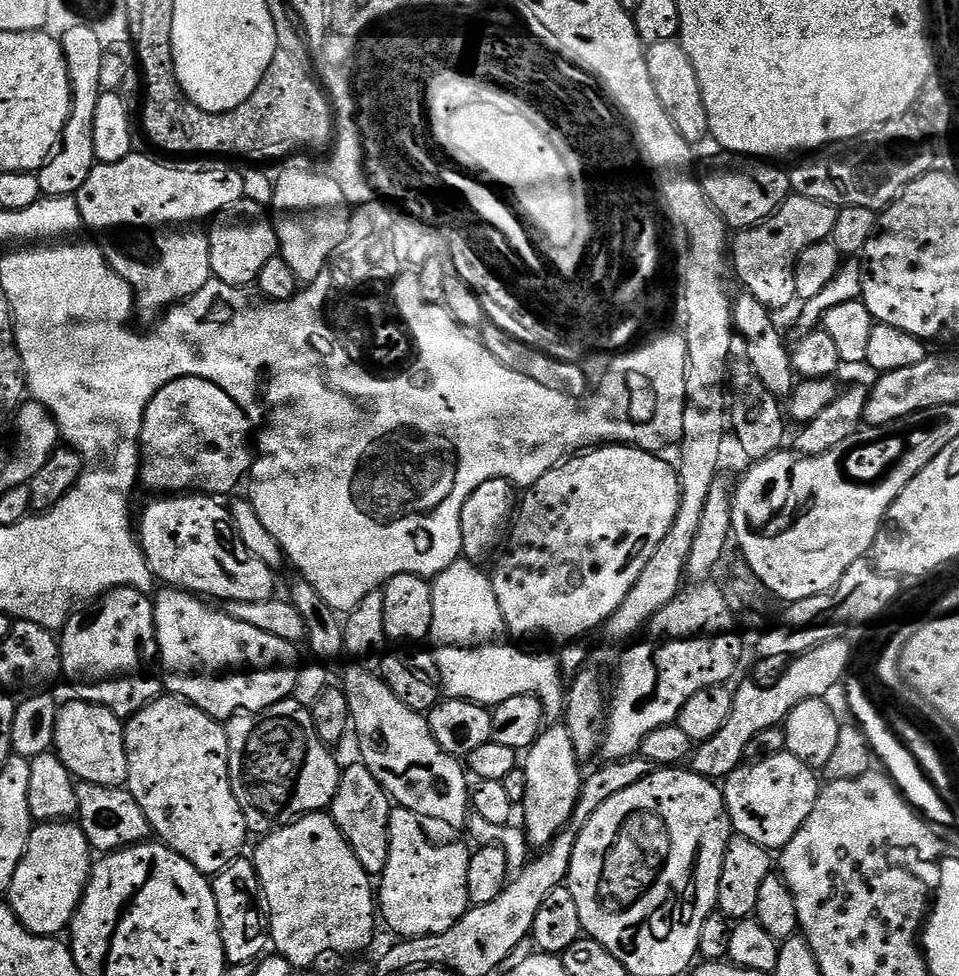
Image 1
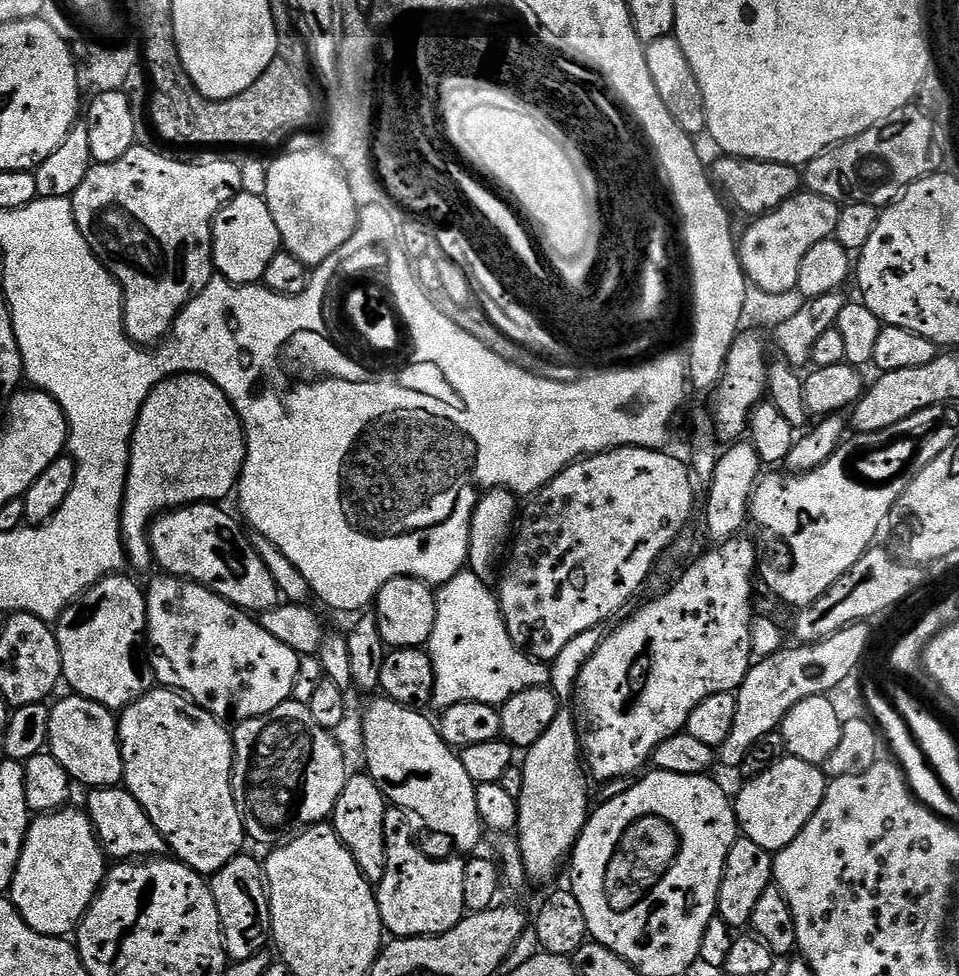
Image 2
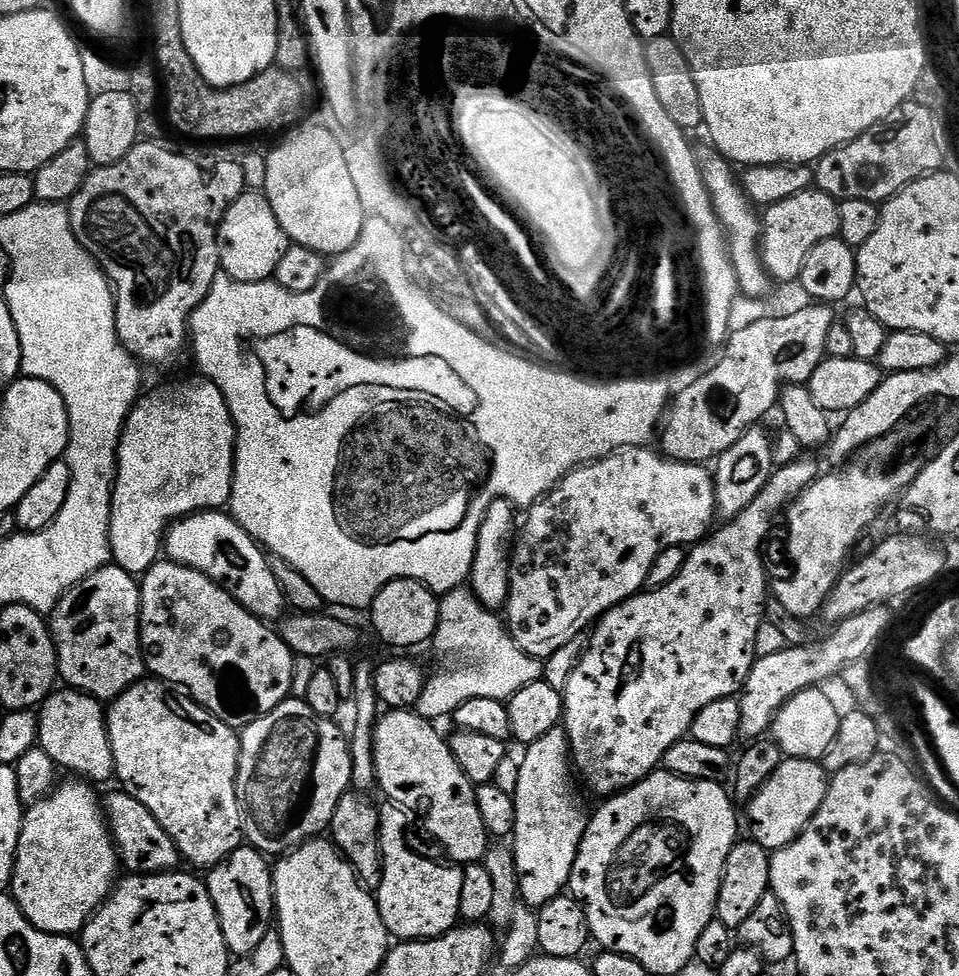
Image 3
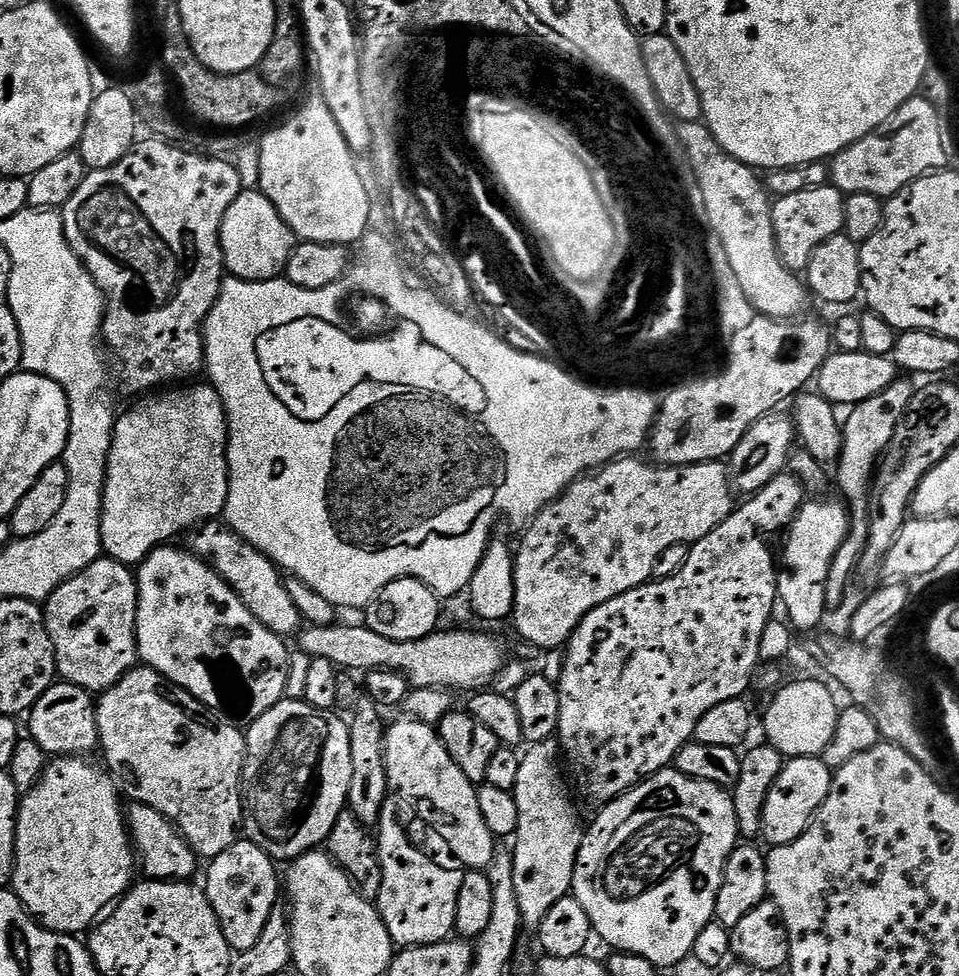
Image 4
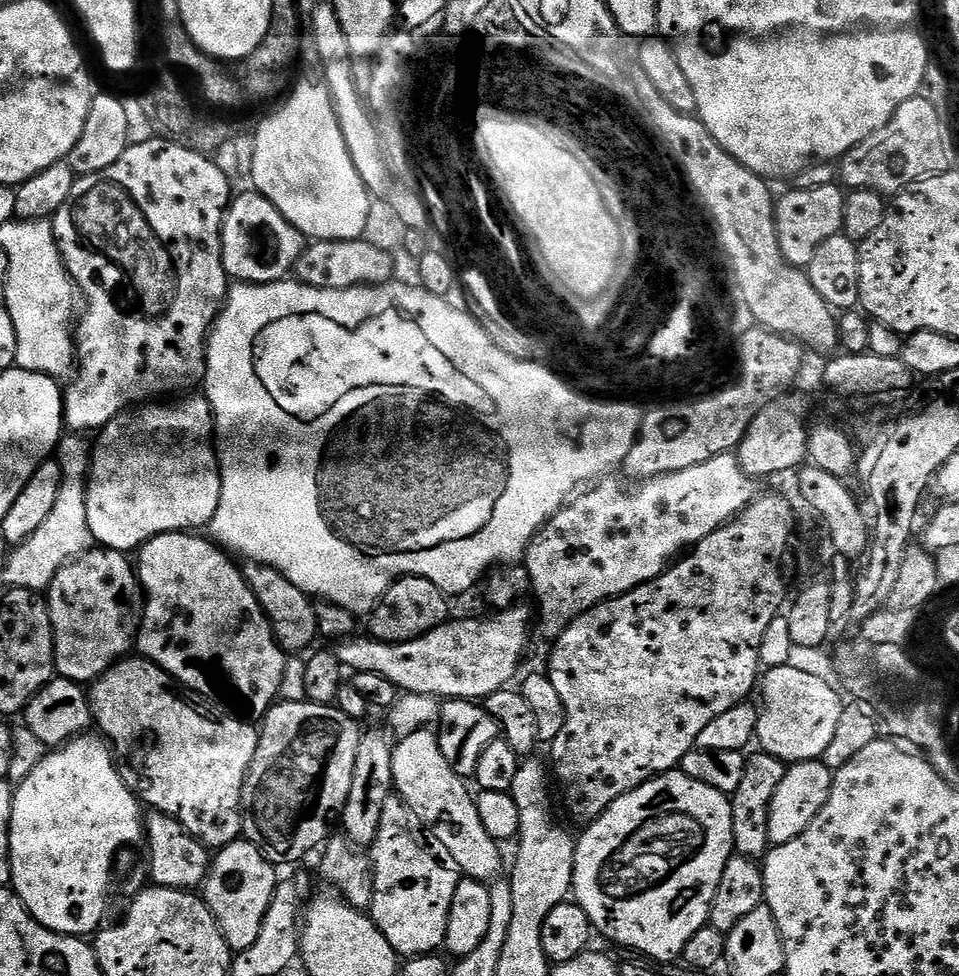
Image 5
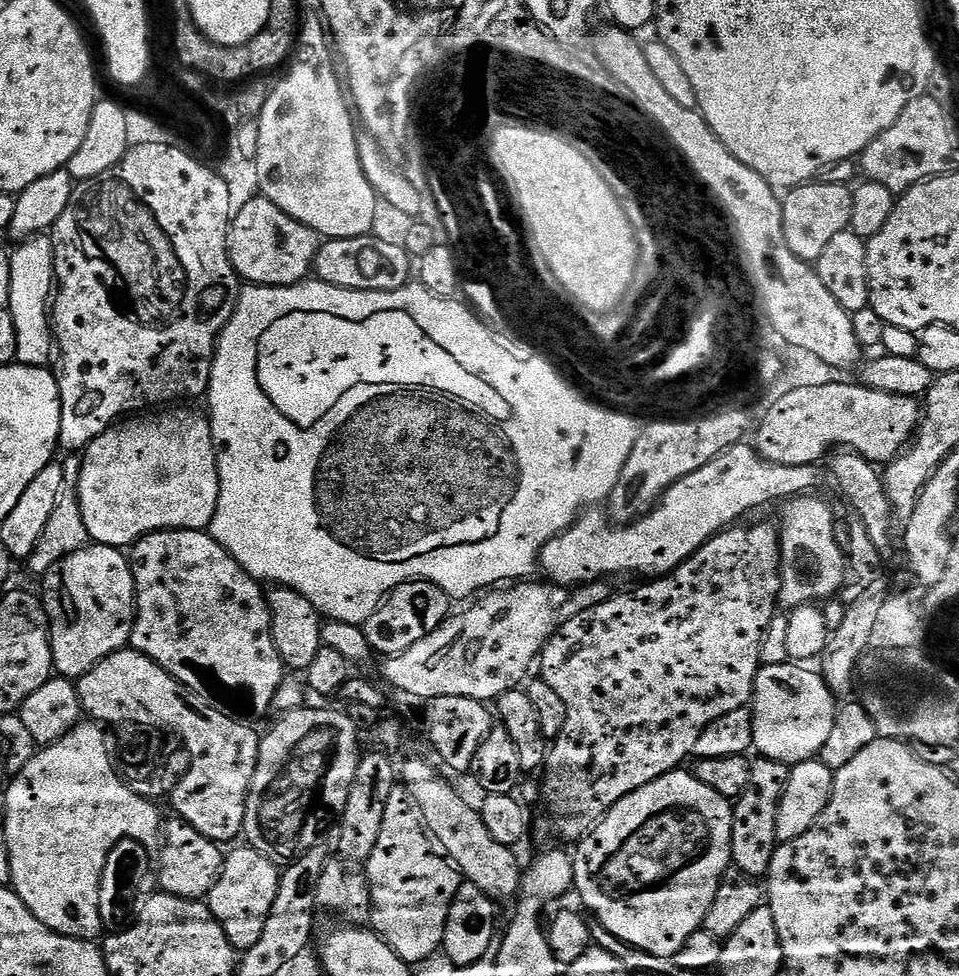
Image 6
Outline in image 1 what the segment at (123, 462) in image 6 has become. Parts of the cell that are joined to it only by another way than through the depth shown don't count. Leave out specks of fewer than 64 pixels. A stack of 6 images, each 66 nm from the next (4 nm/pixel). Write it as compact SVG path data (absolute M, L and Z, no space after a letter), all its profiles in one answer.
M183 376L158 390L146 406L140 435L140 479L152 494L203 494L224 498L227 492L245 483L254 463L254 425L248 416L206 376Z

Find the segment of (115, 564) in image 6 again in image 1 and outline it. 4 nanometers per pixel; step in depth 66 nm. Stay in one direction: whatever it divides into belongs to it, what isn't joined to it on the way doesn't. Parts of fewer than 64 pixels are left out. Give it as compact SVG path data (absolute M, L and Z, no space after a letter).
M113 588L111 592L105 592L103 596L91 601L87 606L73 611L64 624L62 631L58 636L60 646L60 667L62 669L63 679L68 679L76 687L75 695L82 700L89 700L92 704L103 704L109 708L116 716L127 718L142 710L151 700L156 700L162 694L162 680L158 675L157 660L158 649L156 647L156 623L154 622L153 601L149 593L140 592L137 588Z

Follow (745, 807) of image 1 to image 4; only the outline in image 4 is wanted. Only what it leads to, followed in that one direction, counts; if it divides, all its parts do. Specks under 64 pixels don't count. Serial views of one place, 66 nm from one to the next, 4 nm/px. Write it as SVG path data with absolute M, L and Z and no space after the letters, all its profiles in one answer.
M820 756L791 757L785 763L782 774L778 774L778 782L770 786L770 794L766 794L760 831L763 843L768 843L768 846L793 844L808 829L822 802L826 802L826 794L830 794L833 775L833 769L828 768Z

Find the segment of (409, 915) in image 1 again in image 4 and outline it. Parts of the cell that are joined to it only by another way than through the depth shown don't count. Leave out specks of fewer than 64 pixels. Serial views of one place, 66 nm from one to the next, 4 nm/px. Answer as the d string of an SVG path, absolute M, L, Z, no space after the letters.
M389 798L384 801L380 815L378 843L382 890L378 907L393 945L413 948L442 942L453 935L458 910L458 889L462 886L464 872L459 867L443 868L442 865L435 864L426 853L419 852L408 841L408 836L400 825L399 807L401 805L395 799Z

